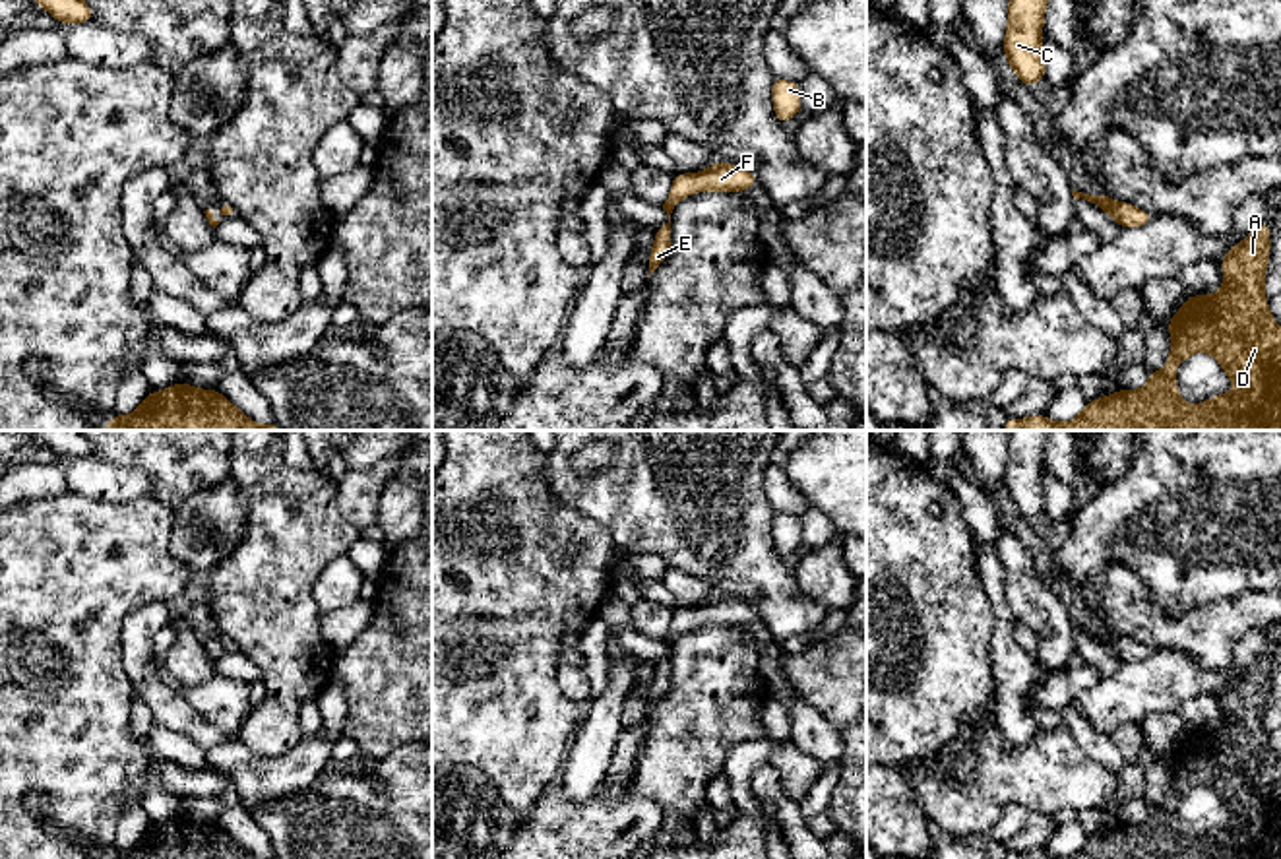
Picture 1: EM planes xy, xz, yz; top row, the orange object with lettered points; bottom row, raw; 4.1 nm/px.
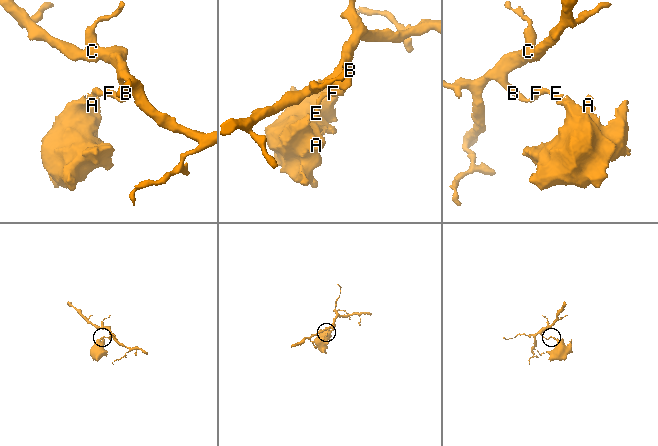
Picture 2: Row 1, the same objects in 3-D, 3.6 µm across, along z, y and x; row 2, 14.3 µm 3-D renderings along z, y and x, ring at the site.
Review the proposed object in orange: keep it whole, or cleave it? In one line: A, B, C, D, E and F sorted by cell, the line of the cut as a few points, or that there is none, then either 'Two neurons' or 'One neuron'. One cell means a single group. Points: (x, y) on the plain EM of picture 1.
Groups: A D / B C E F. Split along yz (1115, 650), (1123, 660). Two neurons

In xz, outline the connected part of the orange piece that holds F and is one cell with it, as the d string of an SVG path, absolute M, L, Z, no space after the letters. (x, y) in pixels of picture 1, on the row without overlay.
M715 597L709 603L694 609L676 607L663 644L669 655L655 663L655 677L649 690L649 710L659 702L659 698L669 690L671 684L671 648L674 640L696 626L715 624L715 626L744 626L758 620L752 603L742 599Z

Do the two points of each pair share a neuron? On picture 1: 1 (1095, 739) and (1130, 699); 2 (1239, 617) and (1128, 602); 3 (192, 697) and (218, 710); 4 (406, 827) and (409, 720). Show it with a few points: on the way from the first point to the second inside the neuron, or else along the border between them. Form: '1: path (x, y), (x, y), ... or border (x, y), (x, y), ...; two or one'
1: border (1090, 724), (1107, 733); two
2: path (1212, 627), (1156, 627); one
3: path (198, 697), (212, 704); one
4: border (411, 741), (394, 747), (376, 761); two

